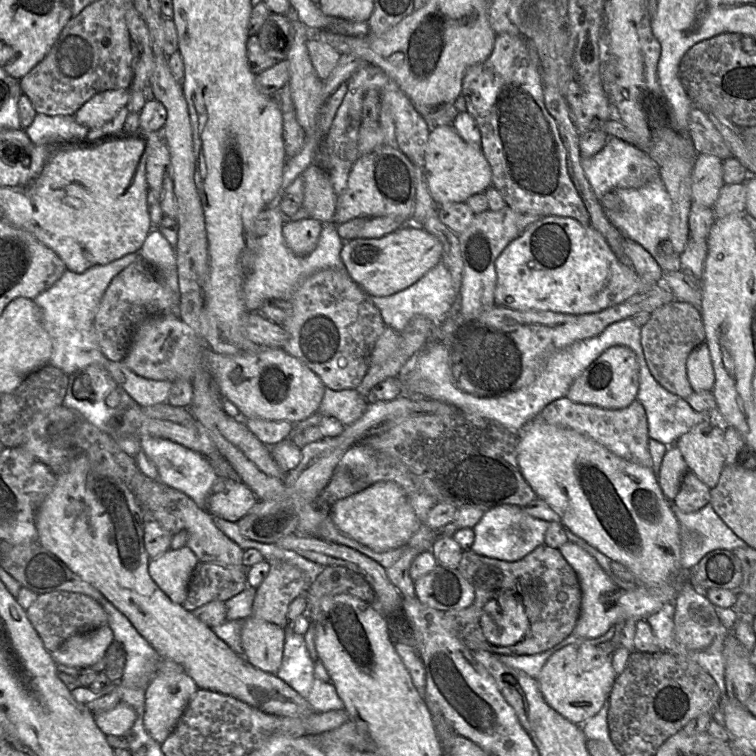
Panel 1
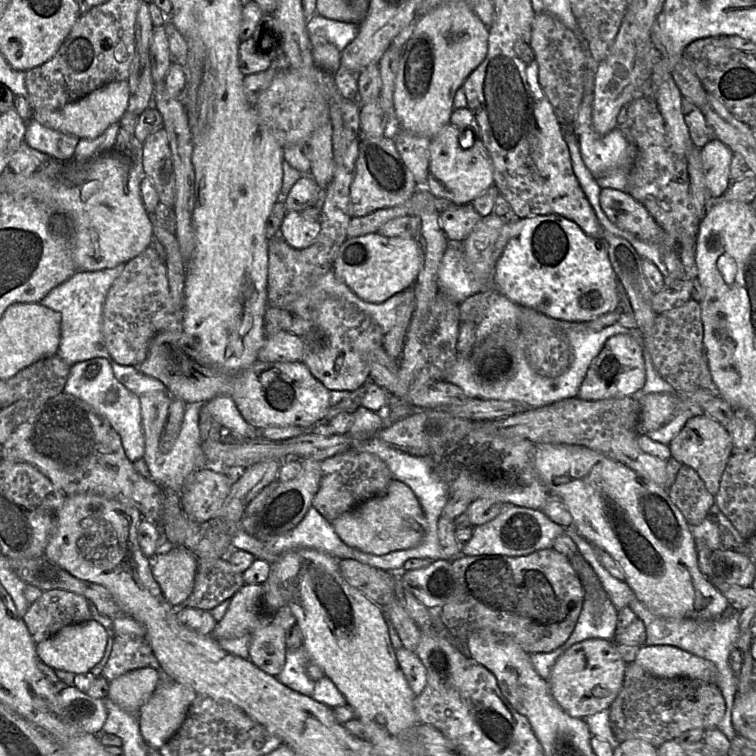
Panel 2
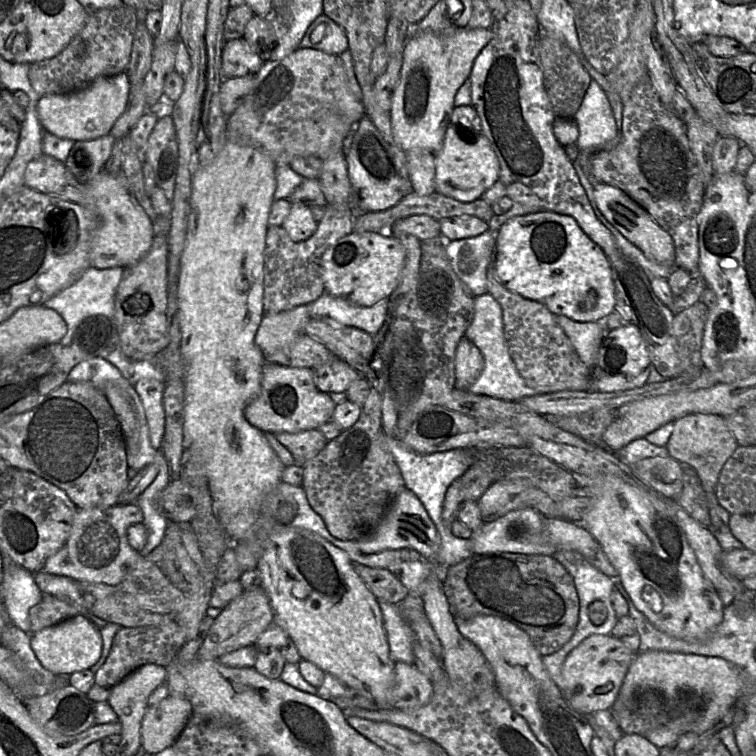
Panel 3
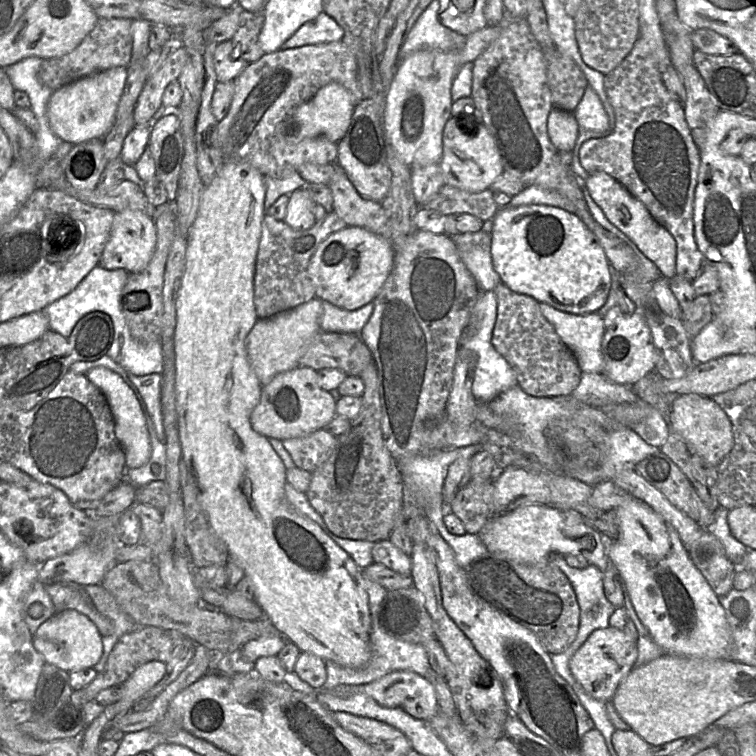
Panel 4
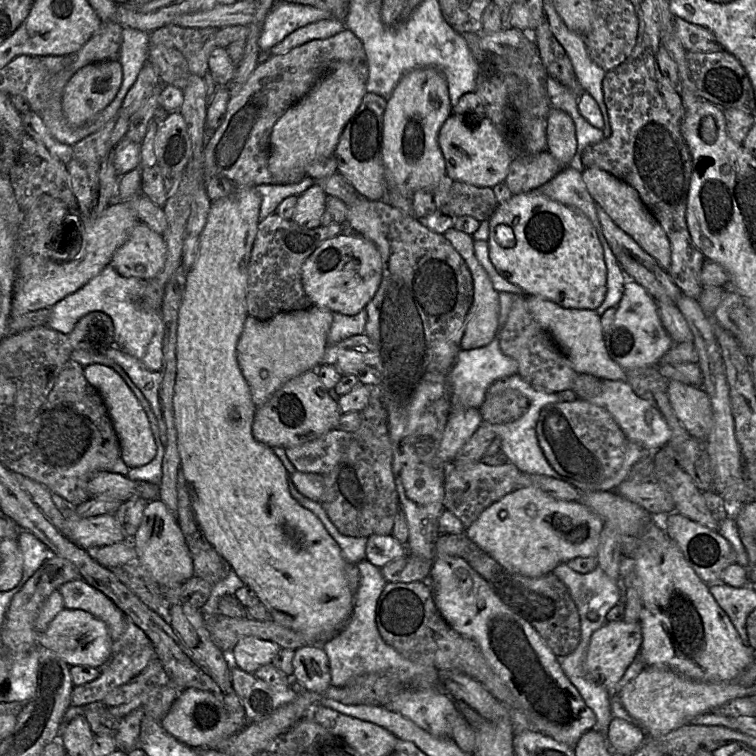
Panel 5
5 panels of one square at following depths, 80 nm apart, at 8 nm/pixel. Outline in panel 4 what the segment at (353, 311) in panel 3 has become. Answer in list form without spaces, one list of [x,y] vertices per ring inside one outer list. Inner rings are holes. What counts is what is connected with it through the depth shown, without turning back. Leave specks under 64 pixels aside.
[[[323,300],[321,304],[323,311],[320,318],[320,329],[328,333],[360,333],[374,309],[373,302],[356,310],[345,310]]]

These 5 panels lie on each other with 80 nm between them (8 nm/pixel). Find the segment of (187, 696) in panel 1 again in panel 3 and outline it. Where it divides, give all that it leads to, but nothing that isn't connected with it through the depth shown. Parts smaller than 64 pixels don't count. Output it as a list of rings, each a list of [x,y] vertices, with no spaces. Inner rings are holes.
[[[177,696],[147,707],[141,723],[142,751],[155,755],[171,747],[191,715],[191,703]]]

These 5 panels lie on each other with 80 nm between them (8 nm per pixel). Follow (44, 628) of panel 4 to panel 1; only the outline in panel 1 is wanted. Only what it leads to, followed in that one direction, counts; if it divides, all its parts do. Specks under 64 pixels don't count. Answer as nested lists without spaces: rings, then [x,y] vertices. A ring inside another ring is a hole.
[[[103,625],[93,631],[71,636],[51,652],[51,656],[57,664],[82,670],[101,660],[112,641],[115,640],[111,629]]]

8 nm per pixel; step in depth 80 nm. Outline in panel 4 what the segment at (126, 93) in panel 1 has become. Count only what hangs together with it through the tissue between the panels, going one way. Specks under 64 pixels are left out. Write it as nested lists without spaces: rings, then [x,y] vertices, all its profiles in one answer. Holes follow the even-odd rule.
[[[115,67],[80,78],[54,91],[47,115],[49,126],[63,141],[77,144],[90,140],[102,140],[115,124],[118,103],[127,79],[127,67]]]

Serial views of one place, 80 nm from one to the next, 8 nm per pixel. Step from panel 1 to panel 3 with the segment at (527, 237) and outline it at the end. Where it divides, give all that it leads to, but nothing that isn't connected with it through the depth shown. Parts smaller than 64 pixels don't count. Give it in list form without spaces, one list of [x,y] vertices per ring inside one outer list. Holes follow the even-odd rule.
[[[542,211],[508,220],[497,231],[494,267],[508,290],[544,304],[554,315],[601,322],[616,308],[610,260],[569,215]]]

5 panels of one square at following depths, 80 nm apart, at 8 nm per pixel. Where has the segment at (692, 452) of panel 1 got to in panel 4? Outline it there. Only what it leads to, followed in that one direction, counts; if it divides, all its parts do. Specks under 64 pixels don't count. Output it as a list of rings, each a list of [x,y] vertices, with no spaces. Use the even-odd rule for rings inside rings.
[[[695,393],[672,396],[671,405],[672,431],[680,435],[688,447],[705,462],[718,467],[735,448],[734,414],[720,407],[711,397]]]

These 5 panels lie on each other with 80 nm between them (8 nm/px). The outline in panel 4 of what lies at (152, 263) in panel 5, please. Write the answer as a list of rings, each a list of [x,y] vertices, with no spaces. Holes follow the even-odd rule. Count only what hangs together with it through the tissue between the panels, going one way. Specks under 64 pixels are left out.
[[[138,210],[115,212],[110,237],[100,258],[100,266],[109,269],[124,269],[128,273],[144,270],[149,264],[157,243],[157,229],[154,220]]]

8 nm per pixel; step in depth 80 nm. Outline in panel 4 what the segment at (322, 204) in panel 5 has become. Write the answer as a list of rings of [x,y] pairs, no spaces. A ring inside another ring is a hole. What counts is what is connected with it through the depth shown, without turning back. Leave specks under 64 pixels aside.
[[[306,186],[298,189],[290,195],[283,221],[295,230],[310,229],[317,222],[314,215],[315,206],[309,189]]]

